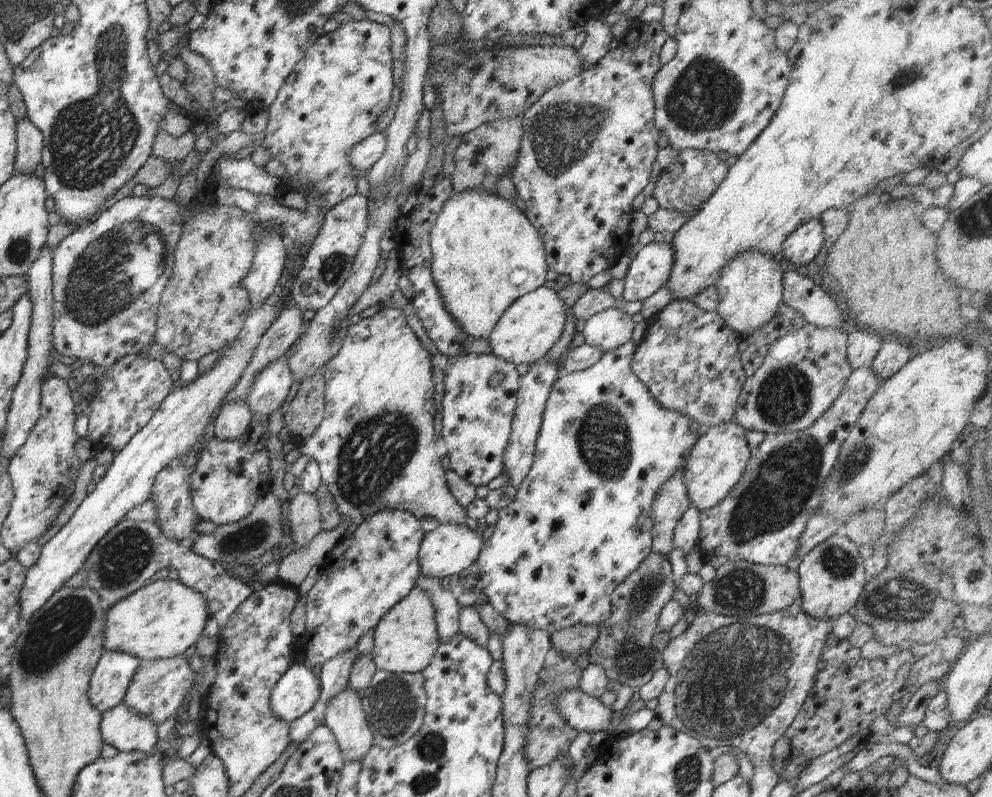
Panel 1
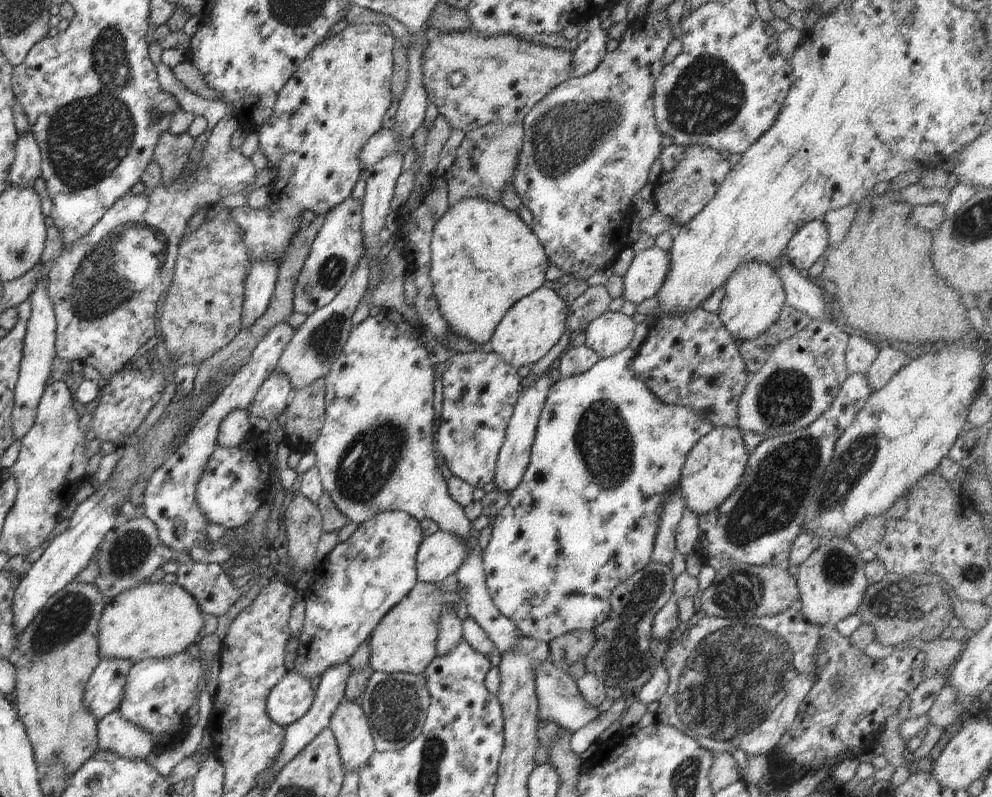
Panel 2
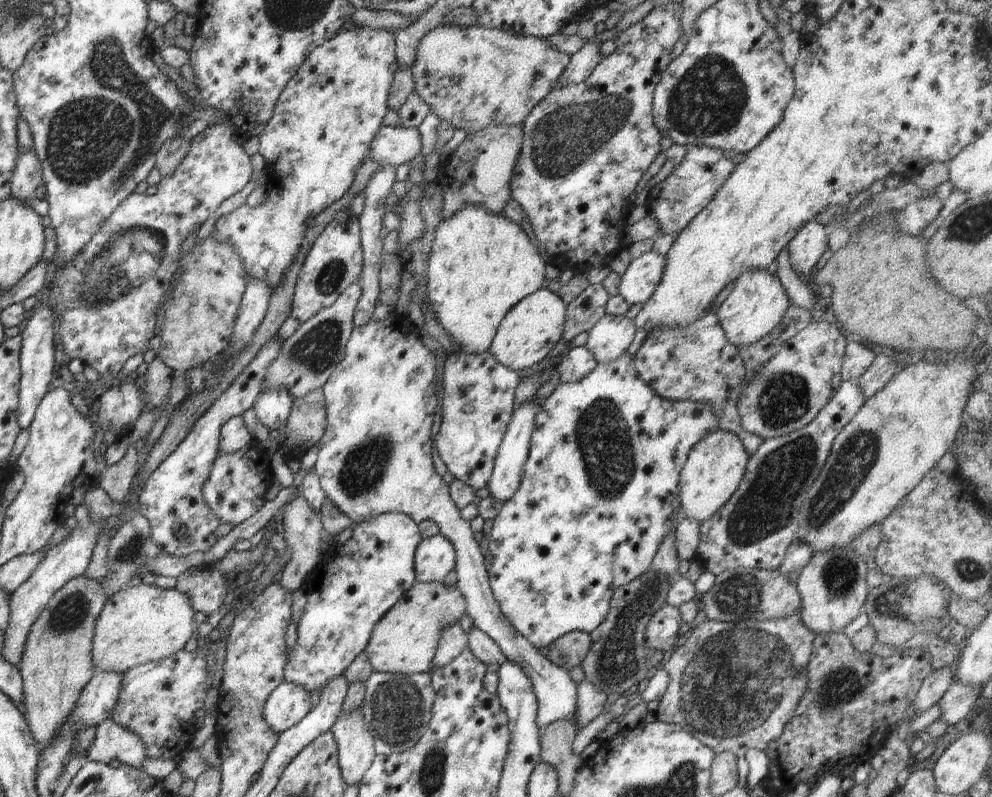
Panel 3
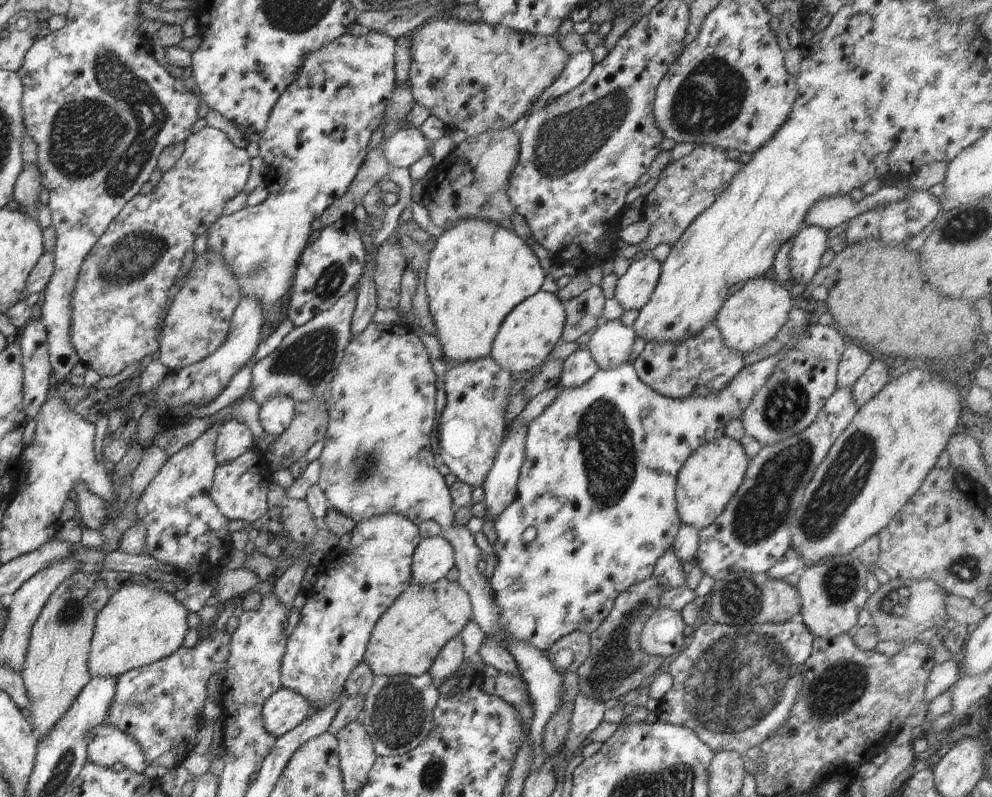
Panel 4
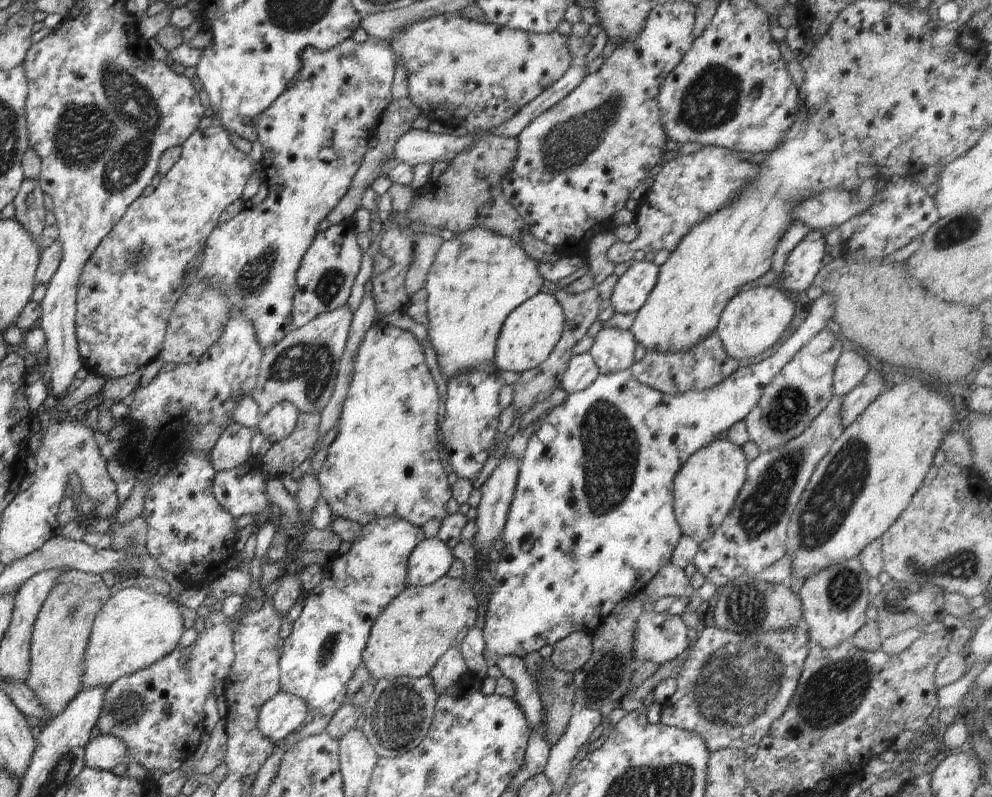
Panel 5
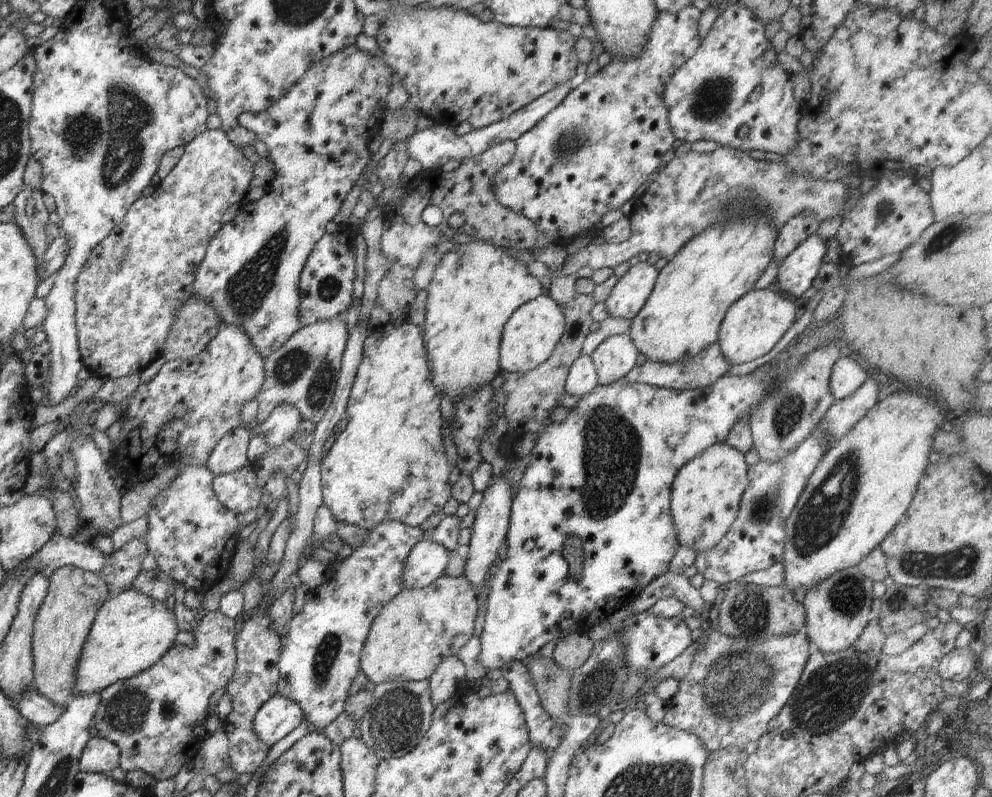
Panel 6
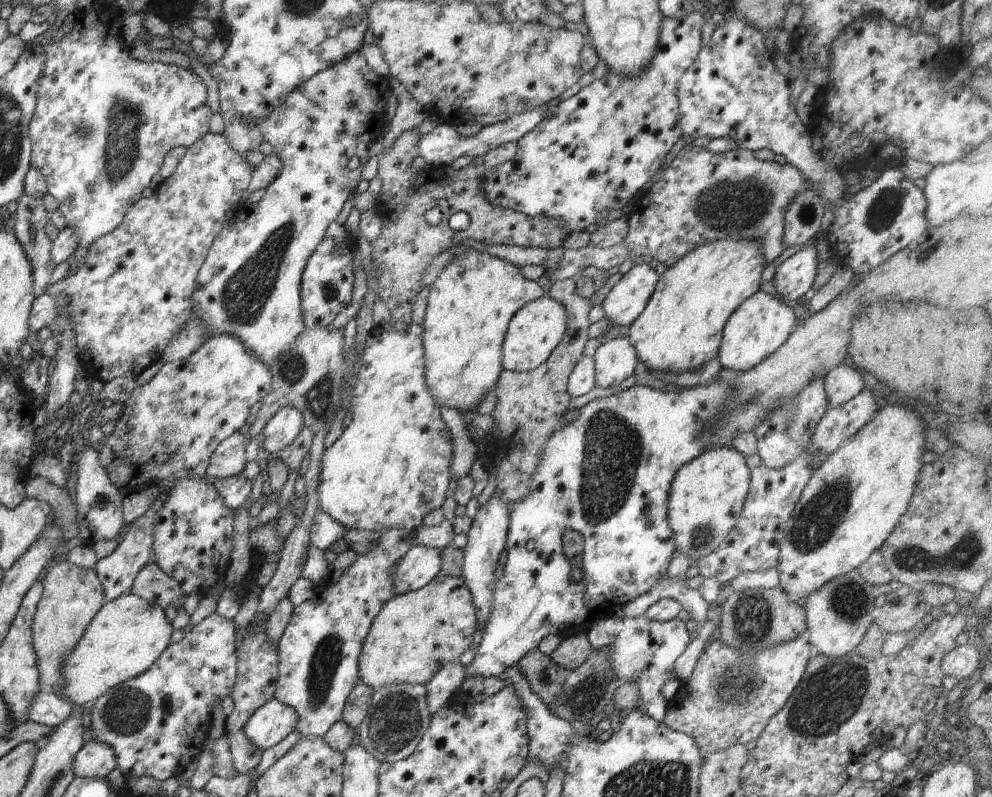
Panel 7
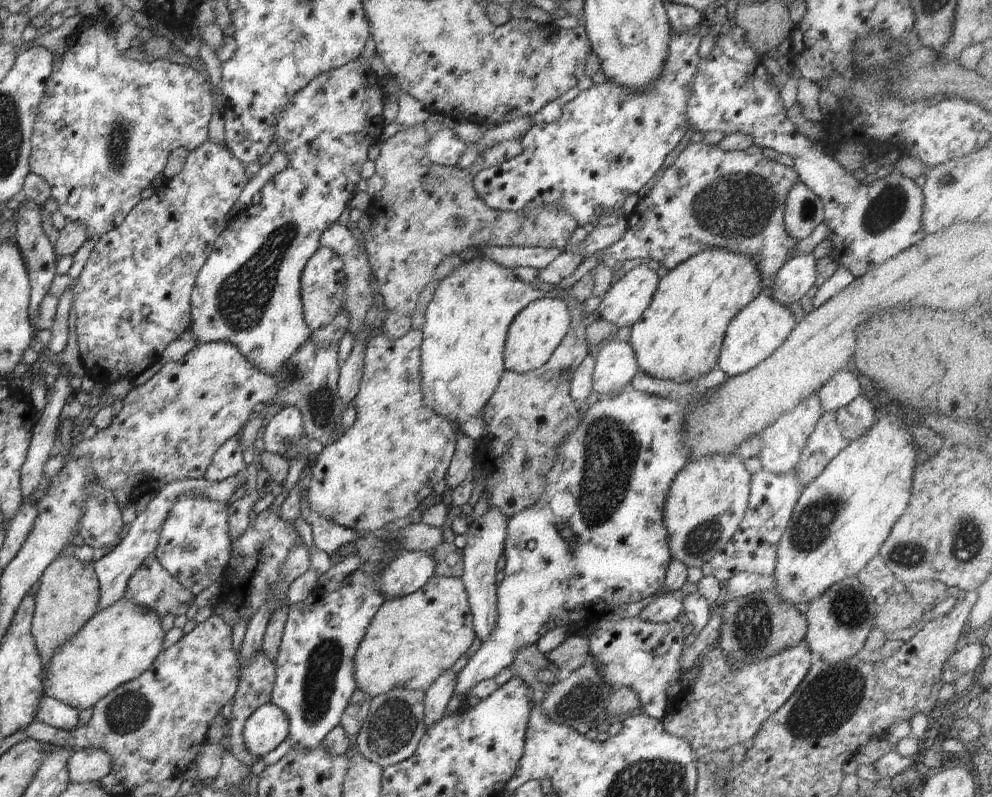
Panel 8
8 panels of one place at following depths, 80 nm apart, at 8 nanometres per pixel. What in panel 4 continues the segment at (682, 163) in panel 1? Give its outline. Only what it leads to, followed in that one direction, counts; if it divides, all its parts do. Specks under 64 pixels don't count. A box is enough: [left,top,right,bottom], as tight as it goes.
[612,145,742,260]

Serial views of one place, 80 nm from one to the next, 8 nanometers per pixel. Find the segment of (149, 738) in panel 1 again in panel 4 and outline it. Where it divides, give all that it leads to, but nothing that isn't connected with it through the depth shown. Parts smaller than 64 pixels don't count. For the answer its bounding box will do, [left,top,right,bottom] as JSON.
[87,724,147,772]

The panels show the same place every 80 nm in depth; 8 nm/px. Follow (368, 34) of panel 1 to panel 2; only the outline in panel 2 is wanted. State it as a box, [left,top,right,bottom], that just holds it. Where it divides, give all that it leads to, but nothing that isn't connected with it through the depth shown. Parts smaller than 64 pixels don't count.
[230,24,395,263]

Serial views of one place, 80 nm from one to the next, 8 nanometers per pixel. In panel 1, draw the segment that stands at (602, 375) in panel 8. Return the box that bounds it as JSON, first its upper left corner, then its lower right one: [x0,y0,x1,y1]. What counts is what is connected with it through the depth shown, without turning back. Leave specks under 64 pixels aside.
[581,308,635,354]

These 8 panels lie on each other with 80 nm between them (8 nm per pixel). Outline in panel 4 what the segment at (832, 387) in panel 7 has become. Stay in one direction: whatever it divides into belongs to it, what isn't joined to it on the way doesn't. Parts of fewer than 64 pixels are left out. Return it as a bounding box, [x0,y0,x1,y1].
[837,344,876,388]

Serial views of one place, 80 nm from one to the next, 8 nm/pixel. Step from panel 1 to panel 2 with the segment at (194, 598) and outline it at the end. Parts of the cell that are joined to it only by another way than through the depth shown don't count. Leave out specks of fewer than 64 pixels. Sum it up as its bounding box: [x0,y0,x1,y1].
[99,583,203,665]

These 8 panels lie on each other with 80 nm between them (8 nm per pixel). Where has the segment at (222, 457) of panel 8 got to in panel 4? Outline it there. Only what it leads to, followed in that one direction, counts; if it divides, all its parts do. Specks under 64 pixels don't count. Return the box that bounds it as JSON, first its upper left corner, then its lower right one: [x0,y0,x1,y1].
[215,420,255,464]

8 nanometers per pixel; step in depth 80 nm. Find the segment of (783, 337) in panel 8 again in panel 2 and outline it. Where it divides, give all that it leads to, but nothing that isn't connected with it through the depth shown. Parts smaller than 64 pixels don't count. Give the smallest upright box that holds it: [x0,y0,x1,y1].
[716,260,785,342]

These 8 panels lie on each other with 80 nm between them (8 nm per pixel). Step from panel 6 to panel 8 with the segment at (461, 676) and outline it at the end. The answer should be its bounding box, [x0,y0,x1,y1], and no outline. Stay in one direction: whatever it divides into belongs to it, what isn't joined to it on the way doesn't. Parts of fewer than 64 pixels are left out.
[424,669,458,728]

